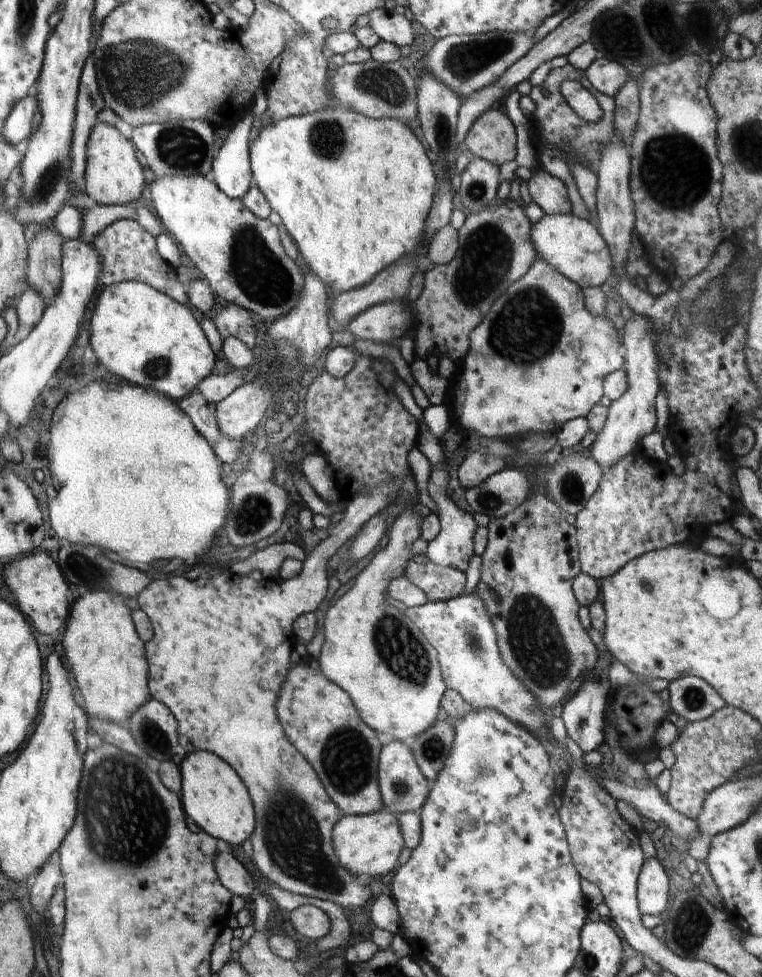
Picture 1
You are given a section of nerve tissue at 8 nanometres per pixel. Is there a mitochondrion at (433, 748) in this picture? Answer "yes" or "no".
yes

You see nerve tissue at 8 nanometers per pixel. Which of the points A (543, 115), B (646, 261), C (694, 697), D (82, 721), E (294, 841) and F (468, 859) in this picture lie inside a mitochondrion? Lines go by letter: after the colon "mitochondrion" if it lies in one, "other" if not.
A: other
B: other
C: mitochondrion
D: other
E: mitochondrion
F: other

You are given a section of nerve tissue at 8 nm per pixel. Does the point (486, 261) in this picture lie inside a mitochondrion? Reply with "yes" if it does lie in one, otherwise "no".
yes

